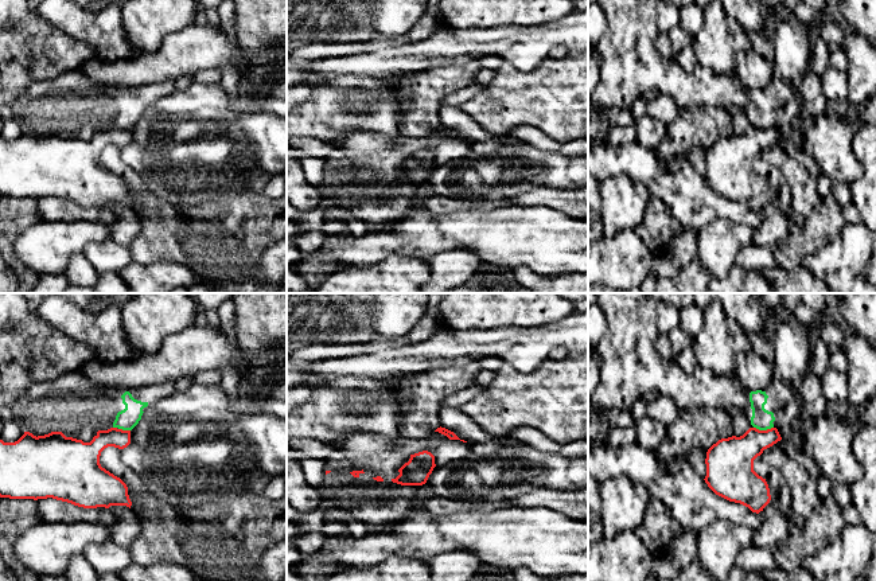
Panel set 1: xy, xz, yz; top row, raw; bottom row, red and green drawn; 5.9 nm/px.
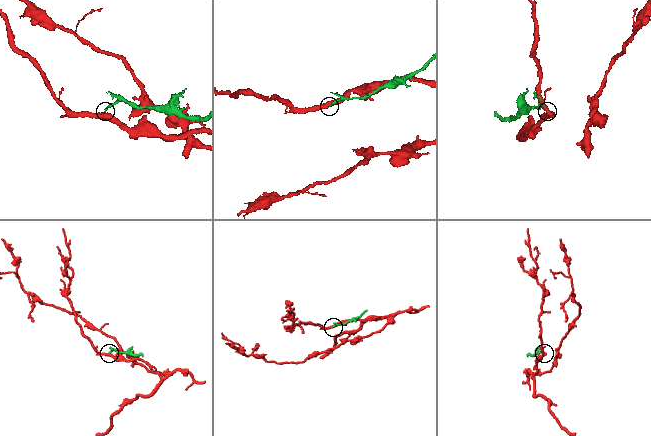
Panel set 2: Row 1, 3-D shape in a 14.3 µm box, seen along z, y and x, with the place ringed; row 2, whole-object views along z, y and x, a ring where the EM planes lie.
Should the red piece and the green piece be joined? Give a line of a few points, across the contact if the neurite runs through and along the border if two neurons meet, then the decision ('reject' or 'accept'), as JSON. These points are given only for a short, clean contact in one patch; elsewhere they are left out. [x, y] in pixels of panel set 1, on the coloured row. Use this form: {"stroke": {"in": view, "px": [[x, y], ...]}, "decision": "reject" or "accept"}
{"decision": "reject"}

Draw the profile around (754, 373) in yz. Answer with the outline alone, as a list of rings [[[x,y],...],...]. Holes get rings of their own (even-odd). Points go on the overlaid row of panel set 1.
[[[755,351],[735,354],[735,375],[748,393],[766,391],[774,379],[774,374],[774,364],[766,362]]]

